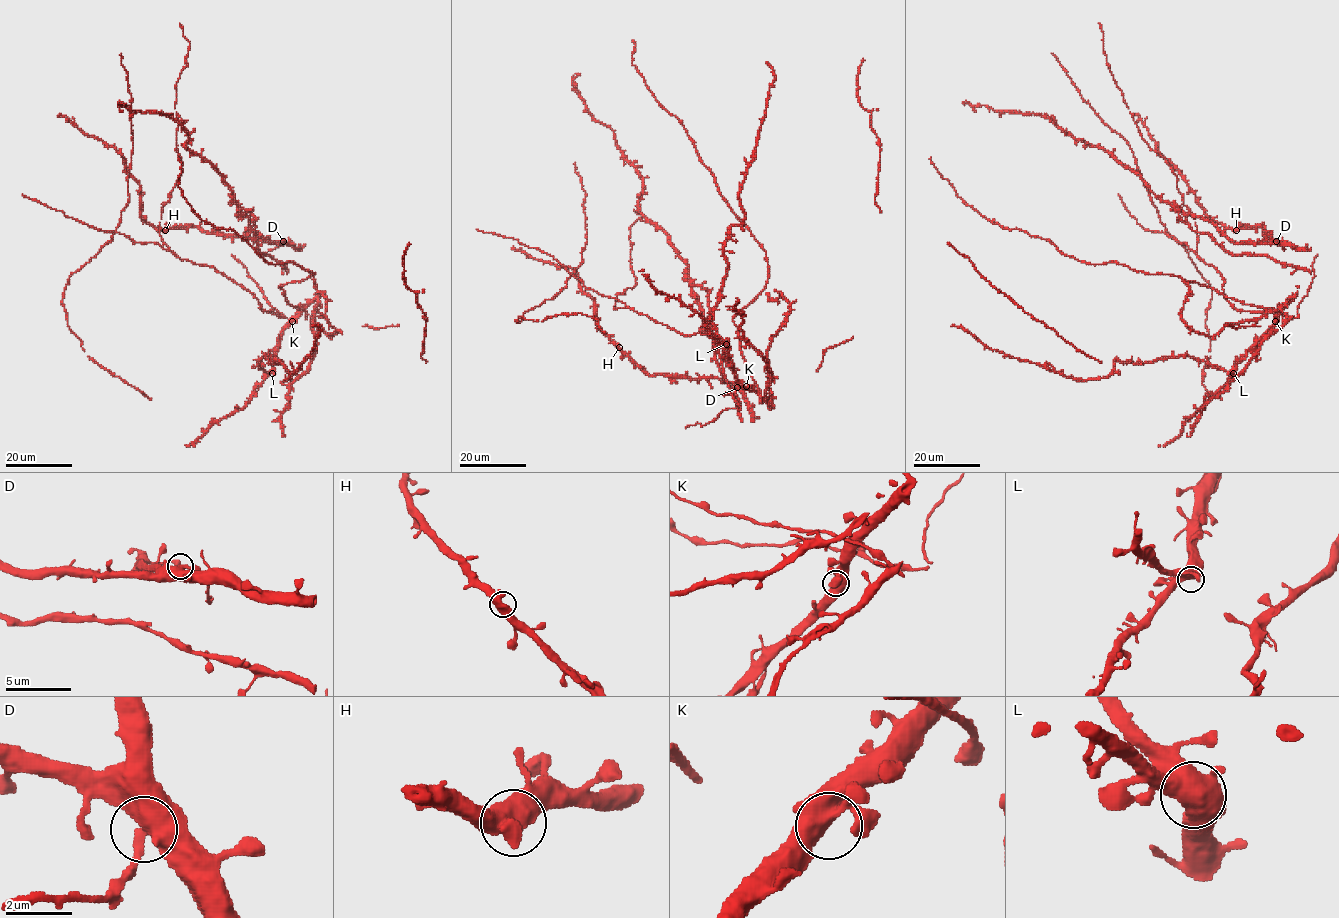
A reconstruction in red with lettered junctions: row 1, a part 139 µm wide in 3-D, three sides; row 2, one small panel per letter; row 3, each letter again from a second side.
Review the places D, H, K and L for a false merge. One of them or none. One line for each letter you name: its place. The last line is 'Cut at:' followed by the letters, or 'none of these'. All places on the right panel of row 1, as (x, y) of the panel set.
D: at (1276, 241)
Cut at: D

